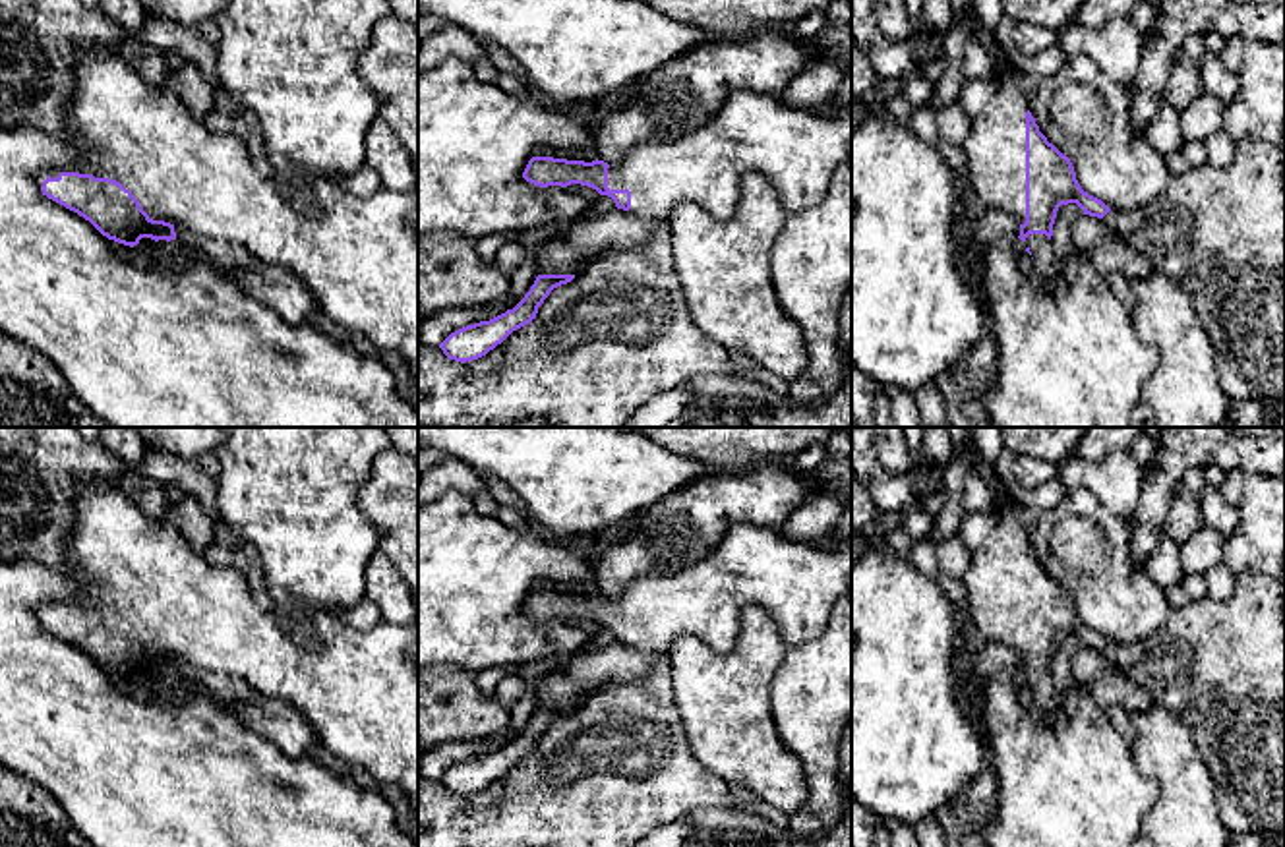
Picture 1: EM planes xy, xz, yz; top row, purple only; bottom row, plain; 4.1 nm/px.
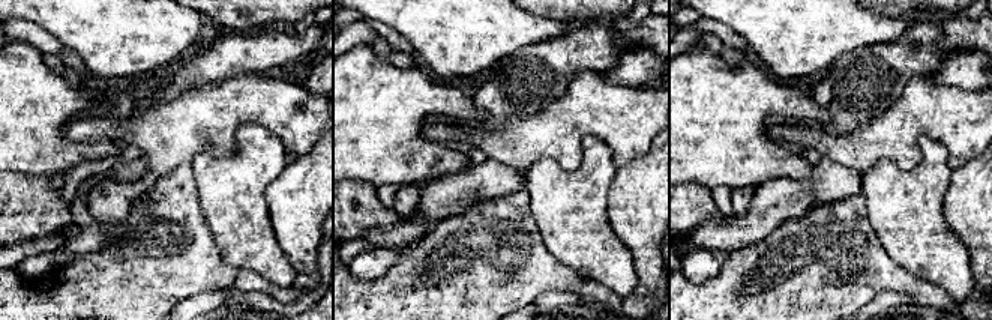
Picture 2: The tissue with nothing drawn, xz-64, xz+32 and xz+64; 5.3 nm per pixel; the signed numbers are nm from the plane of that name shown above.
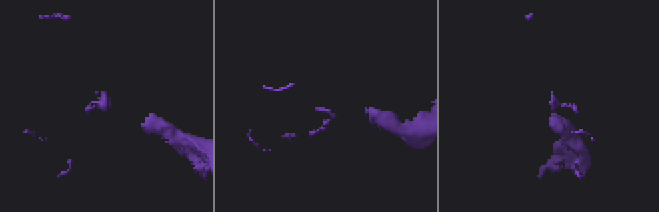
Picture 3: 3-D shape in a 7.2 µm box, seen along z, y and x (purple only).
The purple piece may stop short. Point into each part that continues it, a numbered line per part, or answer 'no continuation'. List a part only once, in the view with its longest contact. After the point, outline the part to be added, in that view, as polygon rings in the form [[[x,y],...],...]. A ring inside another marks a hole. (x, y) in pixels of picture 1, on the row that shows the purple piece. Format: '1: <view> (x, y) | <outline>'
1: yz (995, 149) | [[[1010,75],[968,79],[958,104],[970,120],[966,174],[985,205],[1026,222],[1026,112],[1028,95]]]

